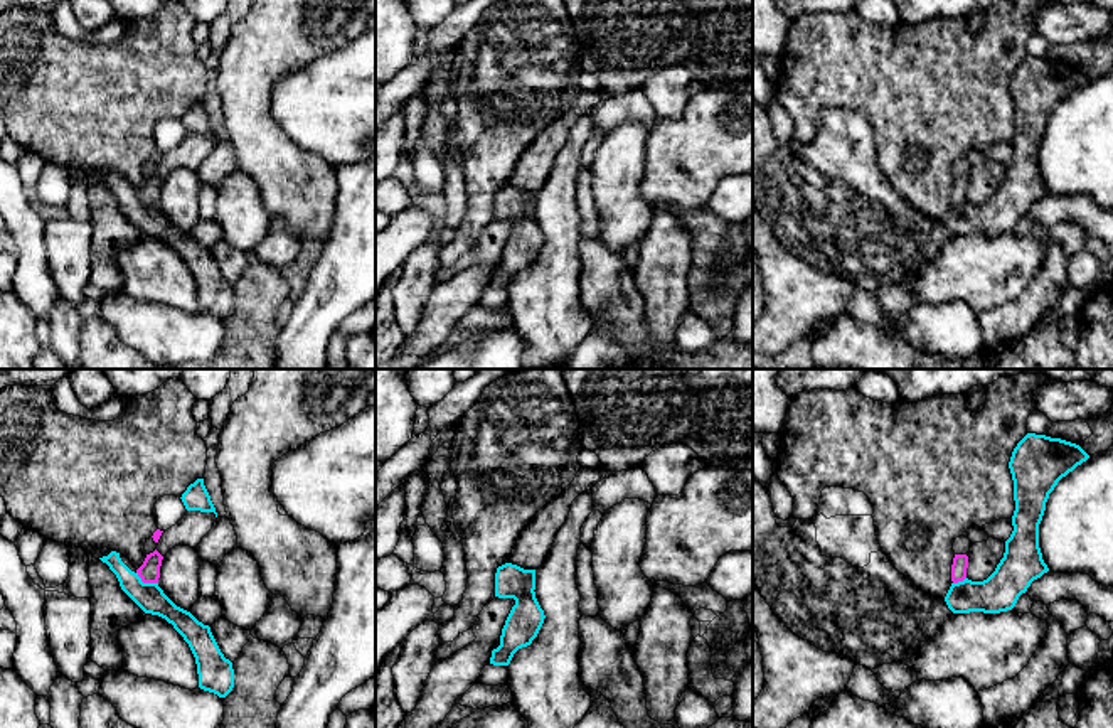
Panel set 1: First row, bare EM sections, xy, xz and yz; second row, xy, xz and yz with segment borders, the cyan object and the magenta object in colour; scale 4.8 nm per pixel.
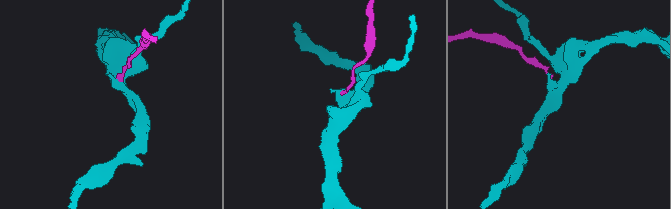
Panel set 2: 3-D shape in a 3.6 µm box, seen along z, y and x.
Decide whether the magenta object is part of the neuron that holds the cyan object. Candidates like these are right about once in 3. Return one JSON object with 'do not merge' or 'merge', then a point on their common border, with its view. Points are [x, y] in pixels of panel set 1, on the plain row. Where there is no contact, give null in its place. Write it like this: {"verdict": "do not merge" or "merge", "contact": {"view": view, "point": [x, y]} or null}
{"verdict": "do not merge", "contact": {"view": "xy", "point": [145, 206]}}

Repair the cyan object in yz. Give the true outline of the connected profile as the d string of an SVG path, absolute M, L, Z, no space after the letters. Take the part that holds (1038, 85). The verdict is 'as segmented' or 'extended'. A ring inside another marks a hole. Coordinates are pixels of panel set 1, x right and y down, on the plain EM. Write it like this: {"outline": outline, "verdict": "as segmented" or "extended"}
{"outline": "M1027 56L1014 71L1009 91L1014 103L1014 153L995 194L983 204L951 206L945 224L953 236L1012 233L1030 206L1049 194L1039 170L1039 147L1057 104L1089 78L1076 66Z", "verdict": "as segmented"}

